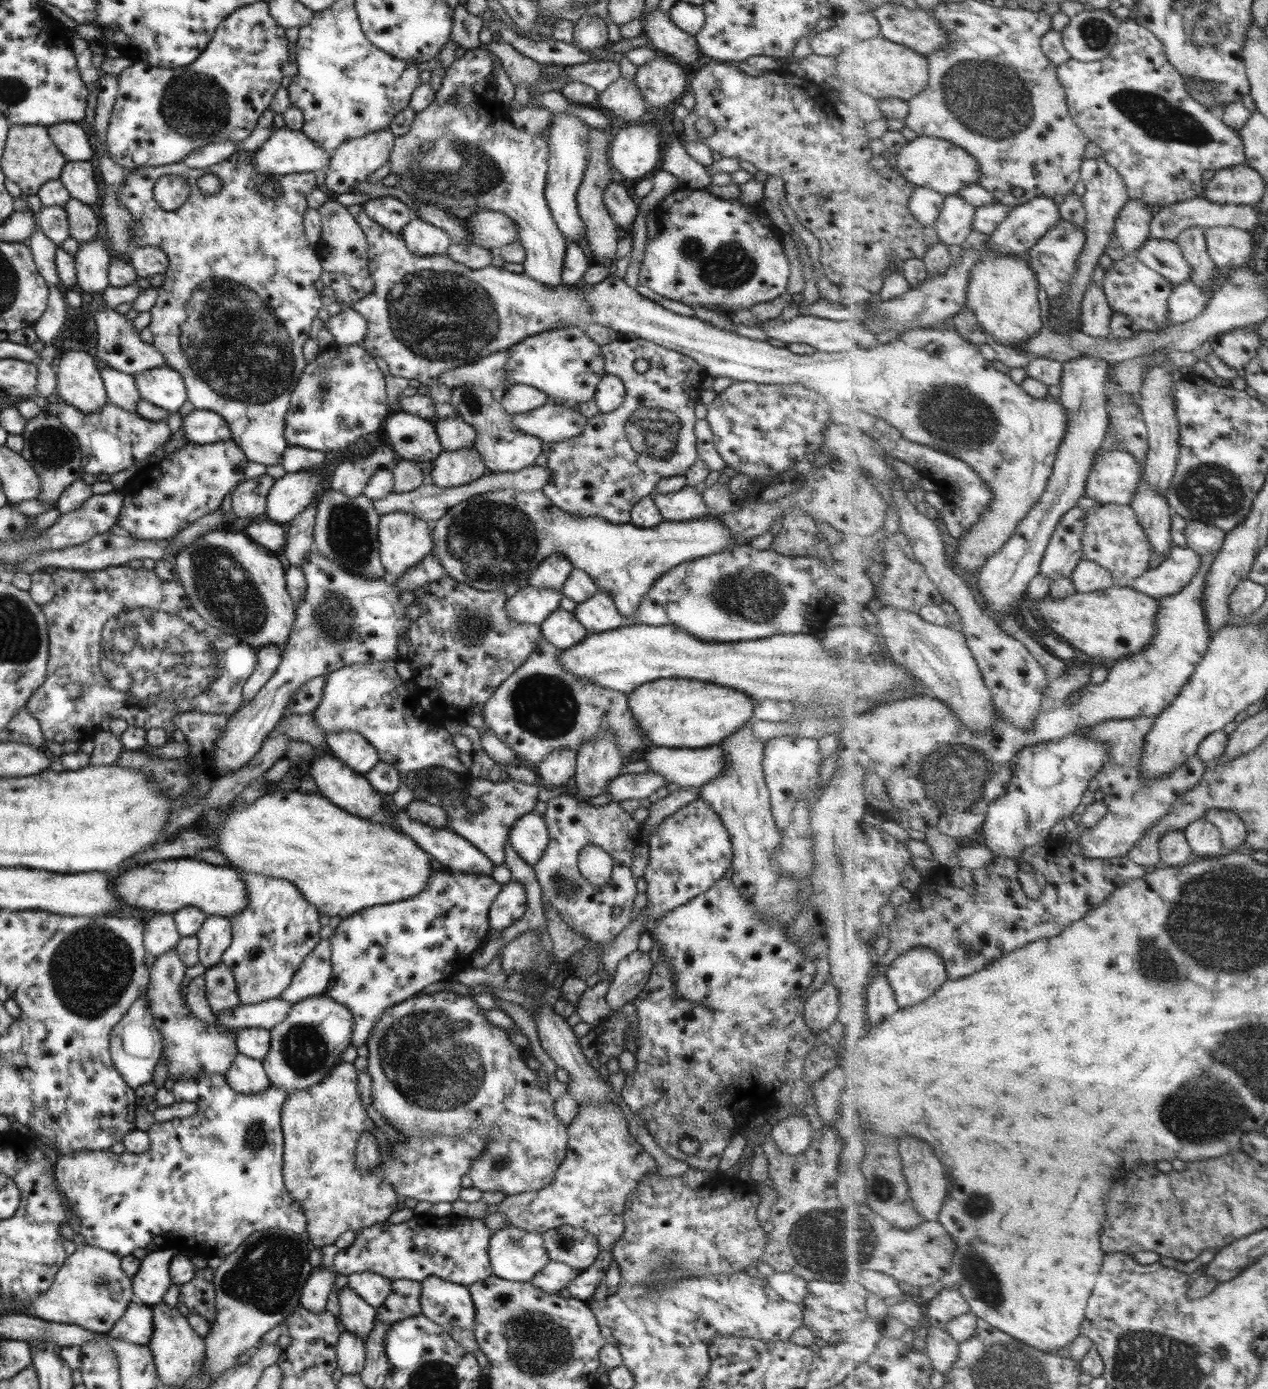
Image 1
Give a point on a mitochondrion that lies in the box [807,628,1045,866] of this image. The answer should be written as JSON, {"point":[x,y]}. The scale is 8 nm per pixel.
{"point":[954,780]}

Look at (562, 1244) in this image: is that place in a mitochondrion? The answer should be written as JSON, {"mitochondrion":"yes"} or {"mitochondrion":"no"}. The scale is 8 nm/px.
{"mitochondrion":"yes"}

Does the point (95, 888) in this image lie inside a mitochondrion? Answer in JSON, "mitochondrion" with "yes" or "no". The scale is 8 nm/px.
{"mitochondrion":"no"}

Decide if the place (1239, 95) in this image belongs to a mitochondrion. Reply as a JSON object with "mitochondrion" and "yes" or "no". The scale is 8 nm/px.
{"mitochondrion":"no"}

